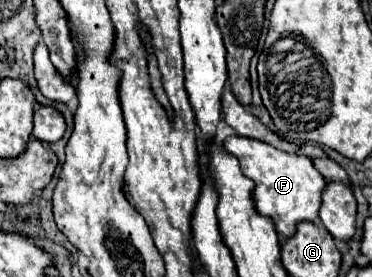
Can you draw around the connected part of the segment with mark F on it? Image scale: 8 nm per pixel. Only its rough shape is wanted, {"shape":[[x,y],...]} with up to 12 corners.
{"shape":[[248,137],[224,147],[282,239],[318,221],[328,183],[310,157]]}

